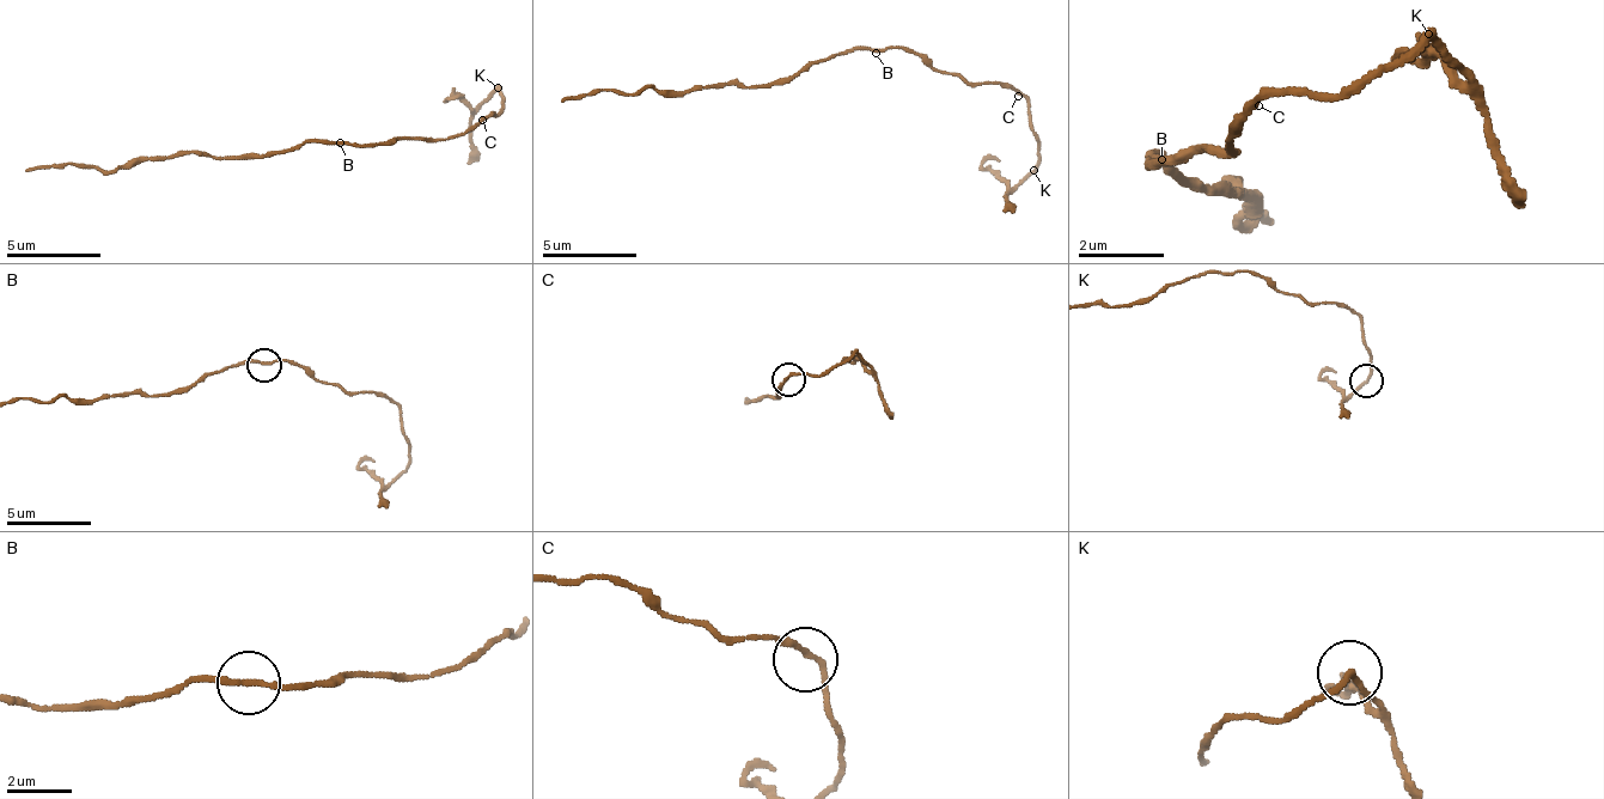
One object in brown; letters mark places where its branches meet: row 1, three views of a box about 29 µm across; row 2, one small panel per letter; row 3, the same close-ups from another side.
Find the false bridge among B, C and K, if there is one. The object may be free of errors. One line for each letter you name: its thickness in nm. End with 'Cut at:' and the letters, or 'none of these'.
K: calibre 180 nm
Cut at: K

